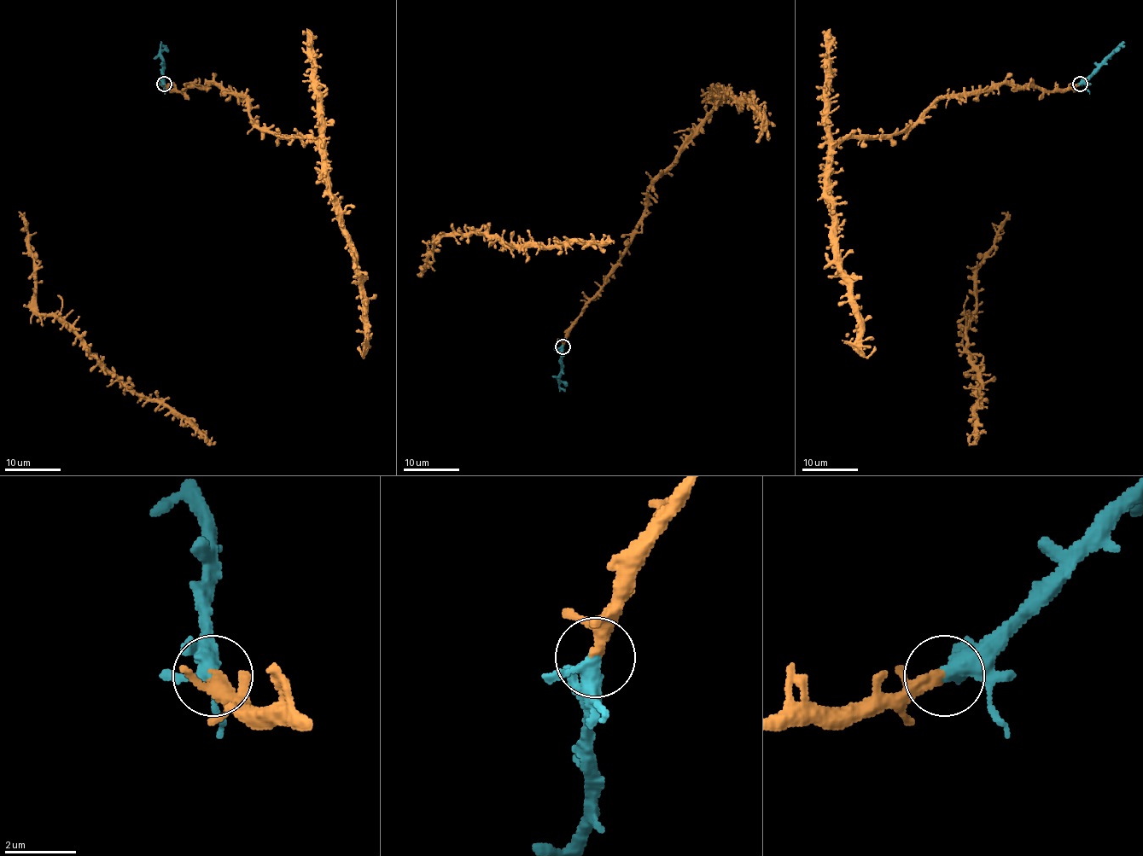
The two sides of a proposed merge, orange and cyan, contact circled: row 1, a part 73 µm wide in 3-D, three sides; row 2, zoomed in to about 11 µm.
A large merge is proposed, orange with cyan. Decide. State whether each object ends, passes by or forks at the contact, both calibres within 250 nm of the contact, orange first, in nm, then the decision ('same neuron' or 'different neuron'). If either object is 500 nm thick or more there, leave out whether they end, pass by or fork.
orange ends there; cyan passes by; 340 nm thick on the orange side, 380 nm on the other; same neuron

